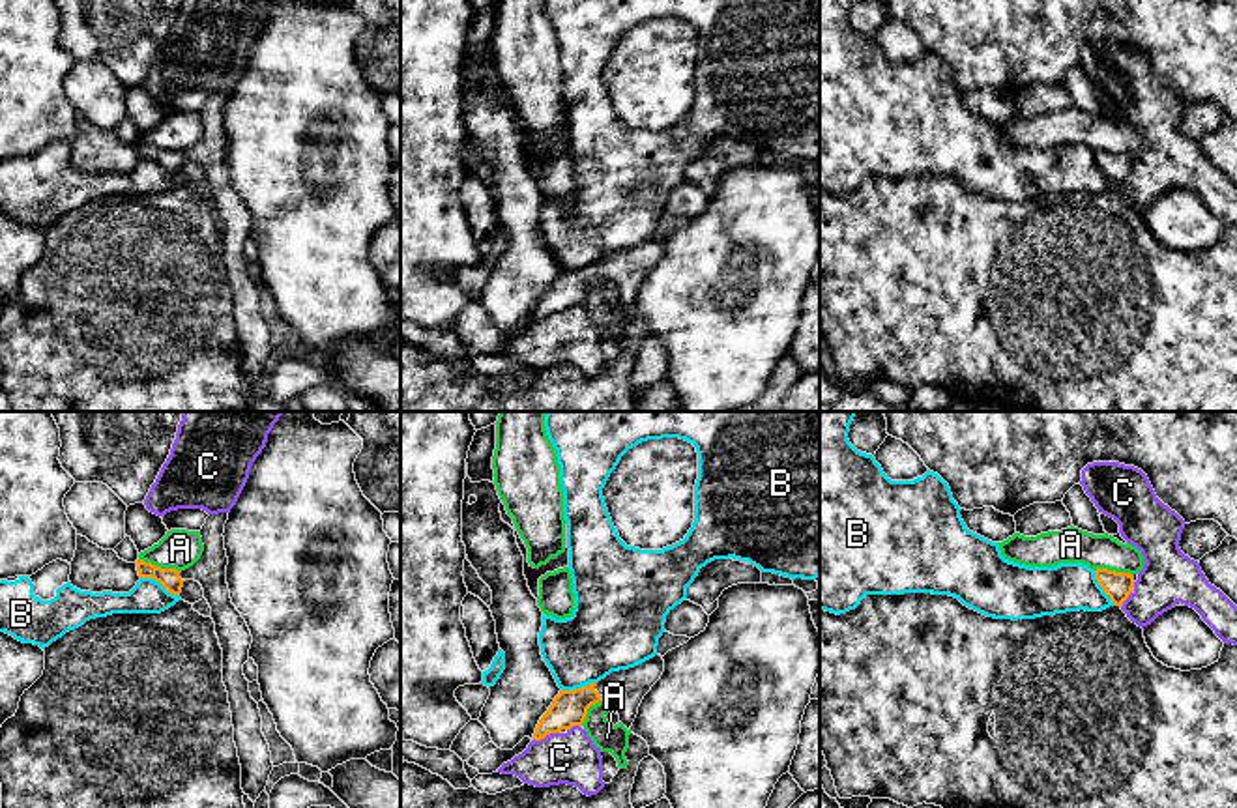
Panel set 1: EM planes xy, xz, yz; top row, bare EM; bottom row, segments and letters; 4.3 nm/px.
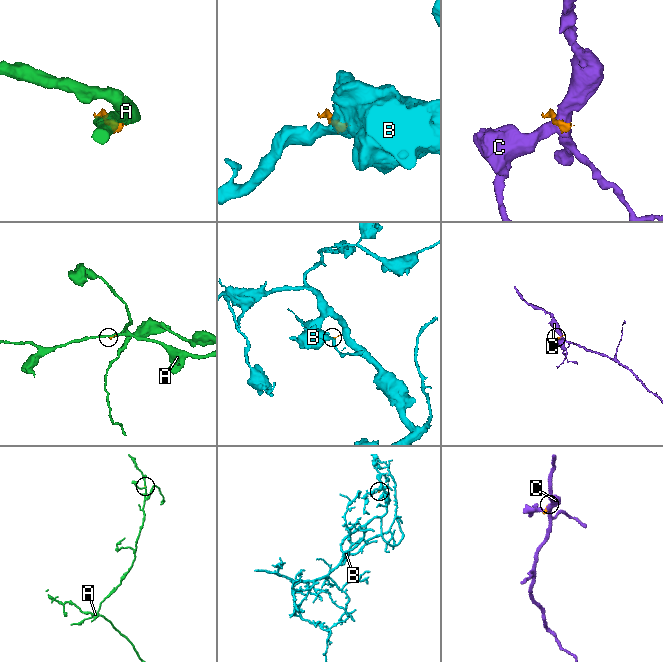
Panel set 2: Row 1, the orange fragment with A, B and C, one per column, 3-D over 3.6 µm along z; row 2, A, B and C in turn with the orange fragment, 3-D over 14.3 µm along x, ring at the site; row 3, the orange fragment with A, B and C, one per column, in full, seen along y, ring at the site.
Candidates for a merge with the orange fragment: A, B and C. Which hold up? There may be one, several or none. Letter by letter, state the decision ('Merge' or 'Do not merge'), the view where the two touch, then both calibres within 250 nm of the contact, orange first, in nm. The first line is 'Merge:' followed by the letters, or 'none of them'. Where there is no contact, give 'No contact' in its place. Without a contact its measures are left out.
Merge: none of them
A: Do not merge. Touches orange in xy. Thickness 90 nm (orange) against 170 nm
B: Do not merge. Touches orange in xy. Thickness 90 nm (orange) against 140 nm
C: Do not merge. Touches orange in xz. Thickness 160 nm (orange) against 220 nm

